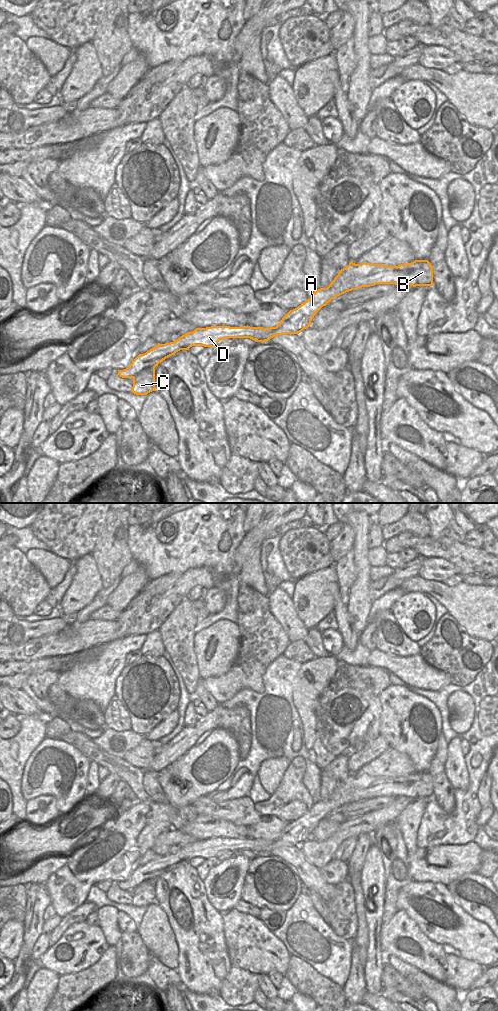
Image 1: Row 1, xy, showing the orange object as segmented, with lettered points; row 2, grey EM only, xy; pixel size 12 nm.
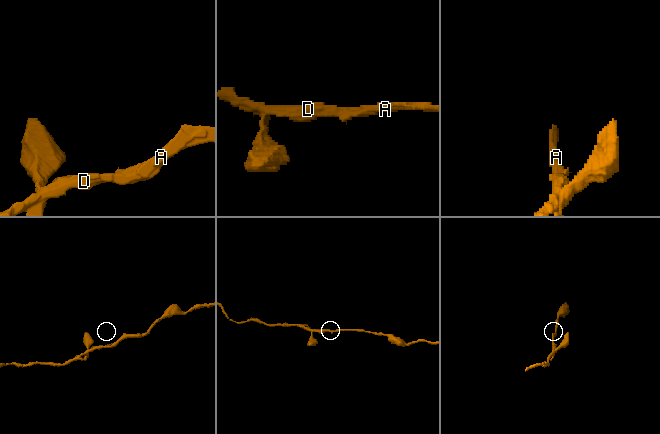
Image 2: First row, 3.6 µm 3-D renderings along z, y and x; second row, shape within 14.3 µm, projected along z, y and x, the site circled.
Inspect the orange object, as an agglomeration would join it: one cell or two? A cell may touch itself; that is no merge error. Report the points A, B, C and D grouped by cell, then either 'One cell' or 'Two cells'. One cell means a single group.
Groups: A B D / C. Two cells

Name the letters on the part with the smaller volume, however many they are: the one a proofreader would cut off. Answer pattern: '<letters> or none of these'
C

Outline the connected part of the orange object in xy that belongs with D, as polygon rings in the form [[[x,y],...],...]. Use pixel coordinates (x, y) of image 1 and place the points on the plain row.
[[[415,772],[408,776],[398,778],[386,778],[384,776],[370,776],[363,774],[349,777],[339,782],[338,787],[327,800],[320,800],[310,808],[304,815],[297,820],[290,822],[276,839],[230,839],[230,838],[211,838],[206,840],[196,840],[192,844],[182,847],[174,854],[160,856],[144,866],[139,866],[124,882],[118,882],[118,887],[122,890],[135,890],[141,883],[149,879],[156,879],[166,870],[174,867],[180,862],[189,862],[192,858],[204,858],[214,860],[222,851],[228,850],[250,850],[257,854],[265,854],[278,847],[299,846],[311,837],[311,833],[316,825],[326,818],[336,808],[340,808],[352,802],[358,802],[362,799],[370,799],[376,796],[408,796],[410,798],[432,798],[433,797],[433,779],[428,772]]]

